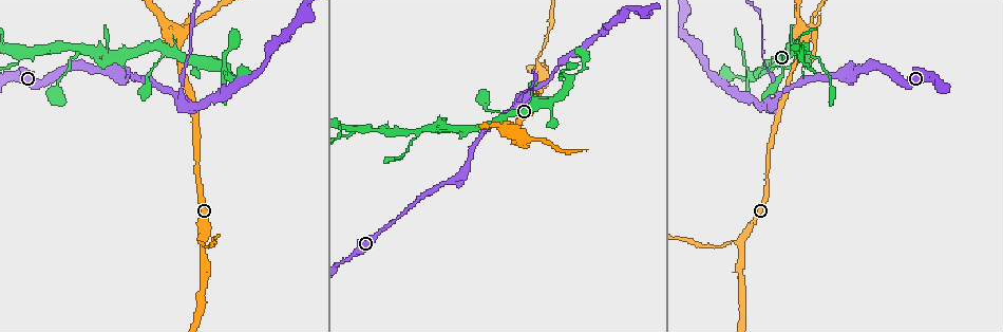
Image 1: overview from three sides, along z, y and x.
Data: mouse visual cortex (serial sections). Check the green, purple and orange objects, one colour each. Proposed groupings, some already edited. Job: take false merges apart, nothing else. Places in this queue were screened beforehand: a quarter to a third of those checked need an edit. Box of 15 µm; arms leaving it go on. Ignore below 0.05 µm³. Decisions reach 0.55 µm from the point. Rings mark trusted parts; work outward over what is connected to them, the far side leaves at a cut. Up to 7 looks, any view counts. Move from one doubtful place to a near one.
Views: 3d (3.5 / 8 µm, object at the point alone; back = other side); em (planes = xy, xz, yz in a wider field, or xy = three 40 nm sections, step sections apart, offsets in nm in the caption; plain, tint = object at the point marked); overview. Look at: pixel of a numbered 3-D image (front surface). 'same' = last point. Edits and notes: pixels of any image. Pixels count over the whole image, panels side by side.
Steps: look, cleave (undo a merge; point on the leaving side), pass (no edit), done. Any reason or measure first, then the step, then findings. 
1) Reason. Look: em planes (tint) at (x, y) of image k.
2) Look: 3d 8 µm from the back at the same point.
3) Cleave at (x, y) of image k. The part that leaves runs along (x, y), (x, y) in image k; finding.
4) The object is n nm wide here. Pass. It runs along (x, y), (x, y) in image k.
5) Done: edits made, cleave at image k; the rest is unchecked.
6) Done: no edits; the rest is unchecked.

A fork. Look: 3d 8 µm at (183, 104) of image 1.

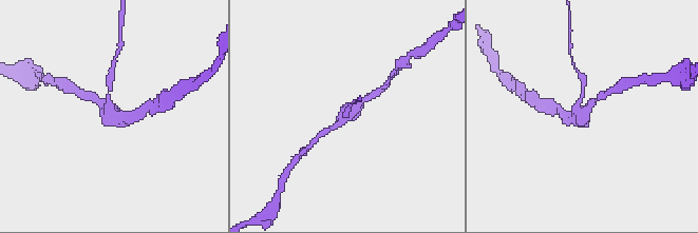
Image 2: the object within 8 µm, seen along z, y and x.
Closer look. Look: 3d 3.5 µm at (581, 112) of image 2.

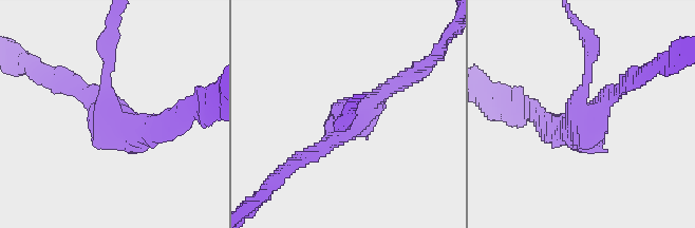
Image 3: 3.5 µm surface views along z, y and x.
3 arms meet here; the arms are 150, 200, 250 nm wide; need the tissue. Look: em xy step 5 (tint) at (590, 121) of image 3.

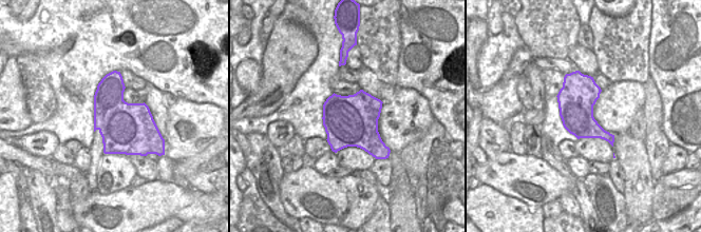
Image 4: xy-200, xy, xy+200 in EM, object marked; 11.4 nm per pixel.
Cleave at (588, 68) of image 3. The part that leaves runs along (577, 105), (590, 59), (580, 26) in image 3; a second cell is stuck on.

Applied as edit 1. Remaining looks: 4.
Sudden change in width. Look: 3d 3.5 µm at (752, 76) of image 1.

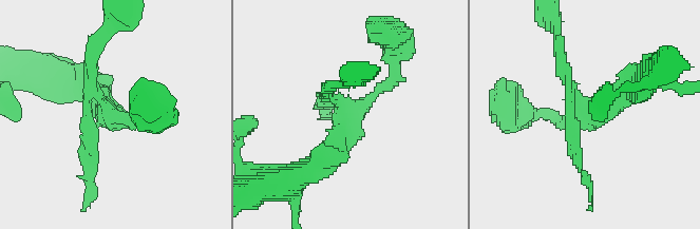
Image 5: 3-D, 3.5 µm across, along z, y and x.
Look: em xy step 2 (tint) at (106, 109) of image 5.

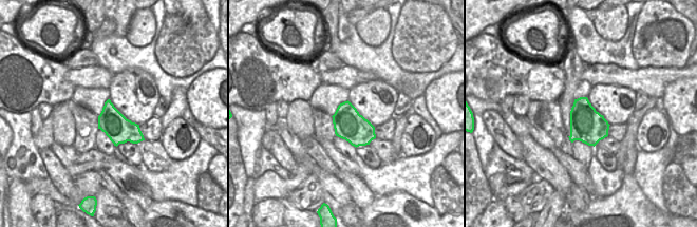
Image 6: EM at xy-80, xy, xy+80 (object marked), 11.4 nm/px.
Cleave at (94, 55) of image 5. The part that leaves runs along (95, 90), (92, 44), (111, 25) in image 5; a second cell is stuck on.

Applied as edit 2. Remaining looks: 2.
Thin neck. Look: 3d 3.5 µm at (785, 62) of image 1.

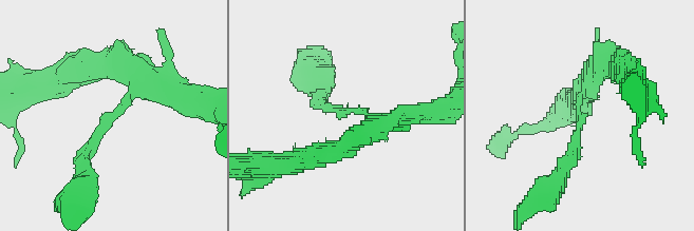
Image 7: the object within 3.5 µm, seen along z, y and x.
The arms are 150, 300 nm wide; now the EM. Look: em xy step 3 (tint) at (355, 111) of image 7.

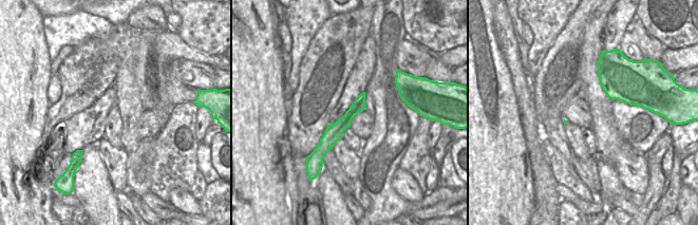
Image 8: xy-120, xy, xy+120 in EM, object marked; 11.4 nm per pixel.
Pass. It runs along (362, 96), (322, 151) in image 8; one cell here.

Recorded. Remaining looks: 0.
Done: edits made, cleave at image 3, cleave at image 5; the rest is unchecked.

